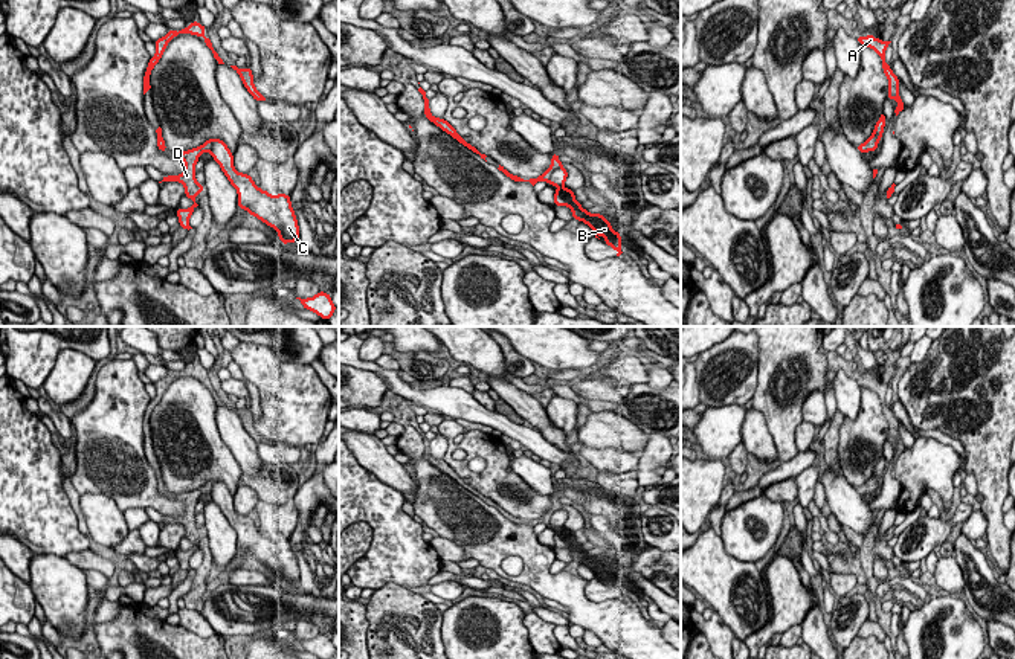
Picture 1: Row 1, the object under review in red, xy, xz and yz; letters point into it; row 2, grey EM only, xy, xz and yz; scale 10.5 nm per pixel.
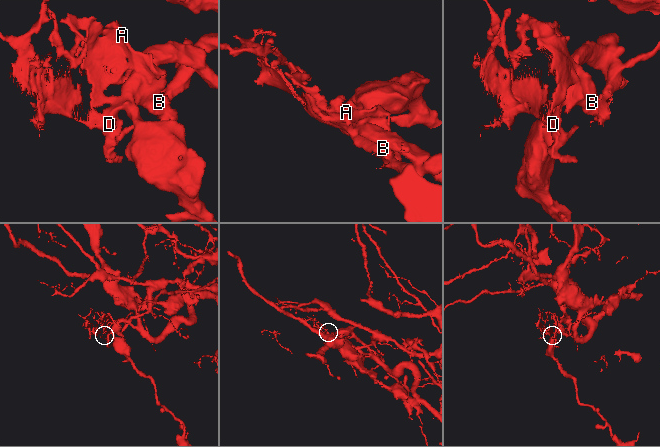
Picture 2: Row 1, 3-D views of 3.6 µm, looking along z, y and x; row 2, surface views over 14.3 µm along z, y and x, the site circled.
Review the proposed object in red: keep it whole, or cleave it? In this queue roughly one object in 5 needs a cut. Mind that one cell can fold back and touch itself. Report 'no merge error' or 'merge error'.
merge error

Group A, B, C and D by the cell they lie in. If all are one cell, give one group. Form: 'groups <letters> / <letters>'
groups A / B C D

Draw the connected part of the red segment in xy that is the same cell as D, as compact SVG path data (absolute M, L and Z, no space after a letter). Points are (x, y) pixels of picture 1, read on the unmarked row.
M197 488L197 490L176 496L179 500L185 503L185 514L169 519L182 525L185 528L185 538L194 543L194 546L188 551L177 549L177 560L179 560L180 569L188 572L192 571L189 567L189 558L192 557L194 551L198 548L195 545L195 537L201 535L201 532L205 531L205 526L203 525L198 526L195 520L195 506L198 503L201 493L203 490Z

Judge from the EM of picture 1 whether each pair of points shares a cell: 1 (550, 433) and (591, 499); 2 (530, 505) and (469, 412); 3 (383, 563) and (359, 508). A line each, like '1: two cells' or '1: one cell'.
1: two cells
2: two cells
3: one cell

